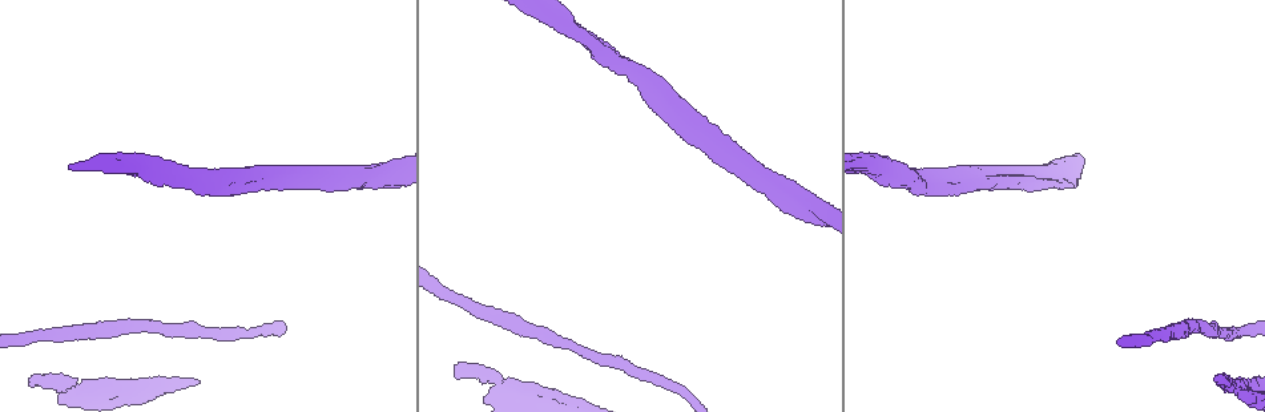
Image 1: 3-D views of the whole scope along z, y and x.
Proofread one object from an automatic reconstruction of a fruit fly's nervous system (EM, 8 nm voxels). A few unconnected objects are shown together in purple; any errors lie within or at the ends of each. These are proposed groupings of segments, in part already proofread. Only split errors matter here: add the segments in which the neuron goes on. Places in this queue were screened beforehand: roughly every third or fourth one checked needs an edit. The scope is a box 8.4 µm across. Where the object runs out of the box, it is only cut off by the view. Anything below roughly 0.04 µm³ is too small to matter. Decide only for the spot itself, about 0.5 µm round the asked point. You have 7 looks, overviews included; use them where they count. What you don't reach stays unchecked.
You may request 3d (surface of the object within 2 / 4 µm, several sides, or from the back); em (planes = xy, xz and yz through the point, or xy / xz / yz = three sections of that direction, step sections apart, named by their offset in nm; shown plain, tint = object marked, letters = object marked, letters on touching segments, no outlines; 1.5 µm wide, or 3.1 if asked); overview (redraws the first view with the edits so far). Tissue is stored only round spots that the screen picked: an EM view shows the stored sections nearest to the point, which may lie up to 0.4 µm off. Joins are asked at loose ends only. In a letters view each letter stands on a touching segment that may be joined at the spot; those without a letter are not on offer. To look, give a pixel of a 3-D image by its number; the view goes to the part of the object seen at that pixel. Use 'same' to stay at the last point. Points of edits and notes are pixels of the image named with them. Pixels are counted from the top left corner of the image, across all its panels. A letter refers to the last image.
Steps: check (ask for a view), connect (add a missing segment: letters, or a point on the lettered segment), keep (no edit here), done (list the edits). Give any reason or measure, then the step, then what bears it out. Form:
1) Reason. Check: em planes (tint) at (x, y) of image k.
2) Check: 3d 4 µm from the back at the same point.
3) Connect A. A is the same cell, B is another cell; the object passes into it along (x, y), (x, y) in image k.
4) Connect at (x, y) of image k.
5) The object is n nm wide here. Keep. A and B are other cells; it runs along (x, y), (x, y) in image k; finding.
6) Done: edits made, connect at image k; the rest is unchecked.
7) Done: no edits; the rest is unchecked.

An open end. Check: em xy step 4 (letters) at (943, 167) of image 1.

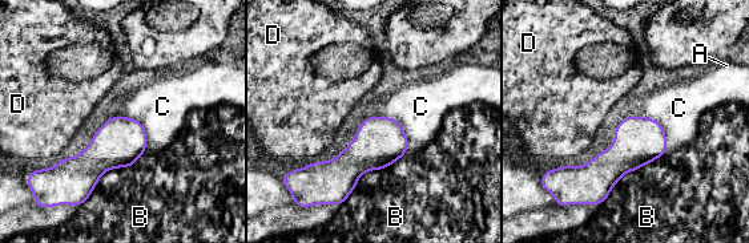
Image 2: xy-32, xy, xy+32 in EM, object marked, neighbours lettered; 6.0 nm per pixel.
Keep. A, B, C and D are other cells; none of them fits.

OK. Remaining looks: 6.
Free end. Check: em planes (letters) at (362, 187) of image 1.

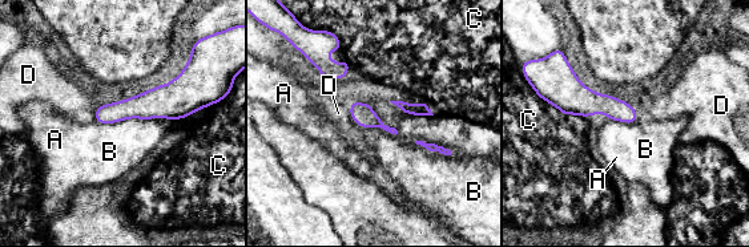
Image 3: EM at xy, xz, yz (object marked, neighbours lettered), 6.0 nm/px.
The longest contact is with B, 600 nm. Keep. A, B, C and D are other cells; it runs along (197, 105), (145, 105), (99, 117) in image 3; no lettered segment goes on from it.

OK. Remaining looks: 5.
Branch stops here. Check: em xy step 4 (tint) at (32, 382) of image 1.

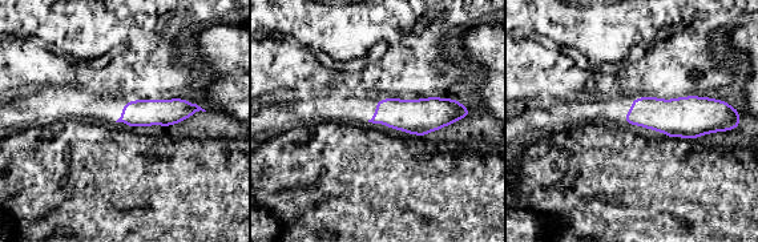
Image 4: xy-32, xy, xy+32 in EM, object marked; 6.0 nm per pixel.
Cut it another way. Check: em planes (letters) at the same point.

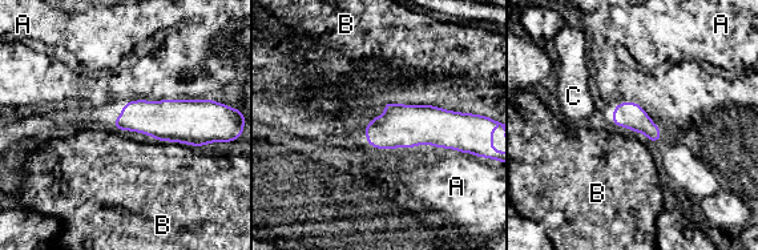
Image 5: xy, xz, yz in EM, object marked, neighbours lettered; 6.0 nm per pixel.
The object is 160 nm wide here. Keep. A, B and C are other cells; a border runs along (213, 100), (129, 100), (112, 125) in image 5; no lettered segment goes on from it.

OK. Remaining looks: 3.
Done: no edits; the rest is unchecked.

